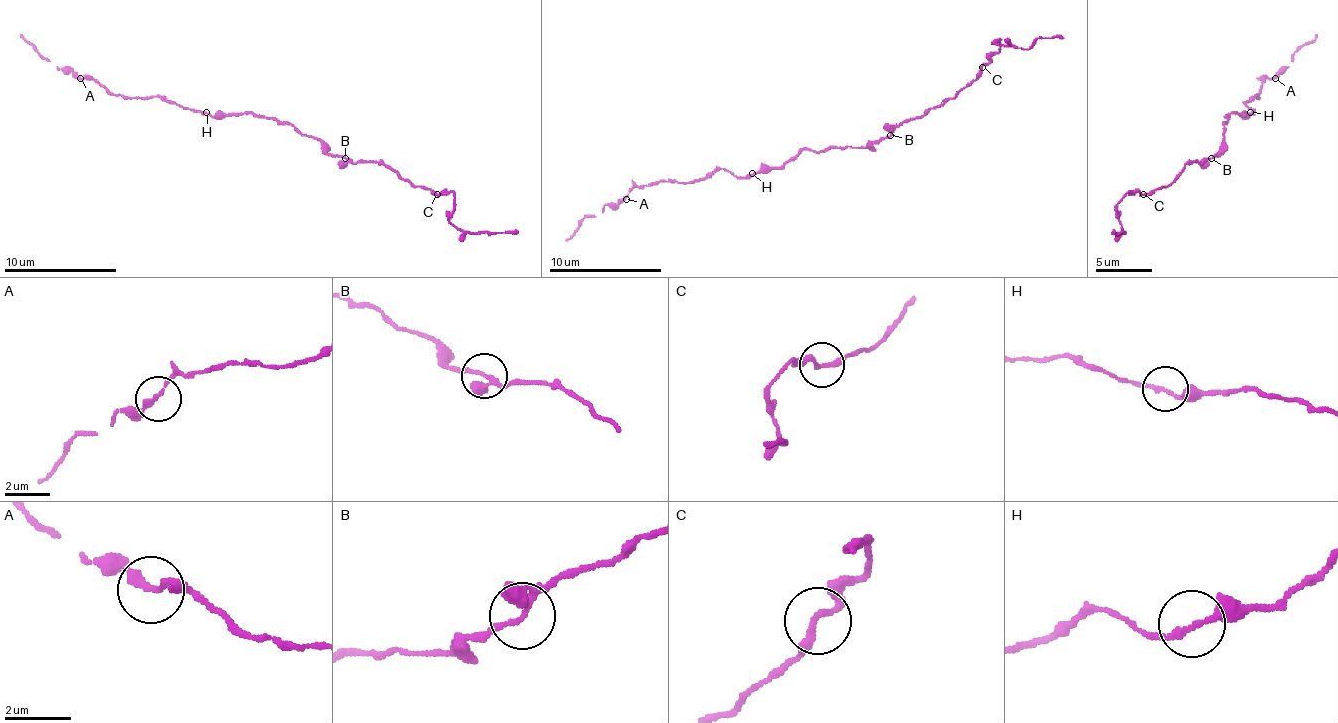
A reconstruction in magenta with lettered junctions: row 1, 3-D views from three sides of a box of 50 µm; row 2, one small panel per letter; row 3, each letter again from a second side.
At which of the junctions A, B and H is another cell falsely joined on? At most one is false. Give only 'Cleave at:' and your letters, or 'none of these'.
Cleave at: none of these

